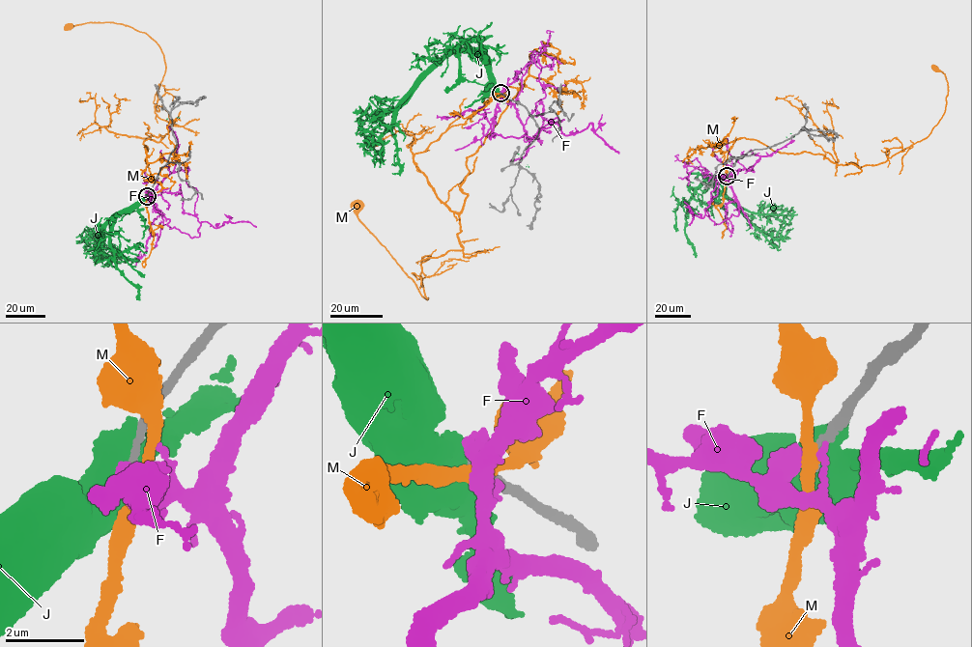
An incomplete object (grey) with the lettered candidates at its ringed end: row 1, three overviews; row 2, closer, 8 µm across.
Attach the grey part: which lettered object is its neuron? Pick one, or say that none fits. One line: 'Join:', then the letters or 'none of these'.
Join: none of these

